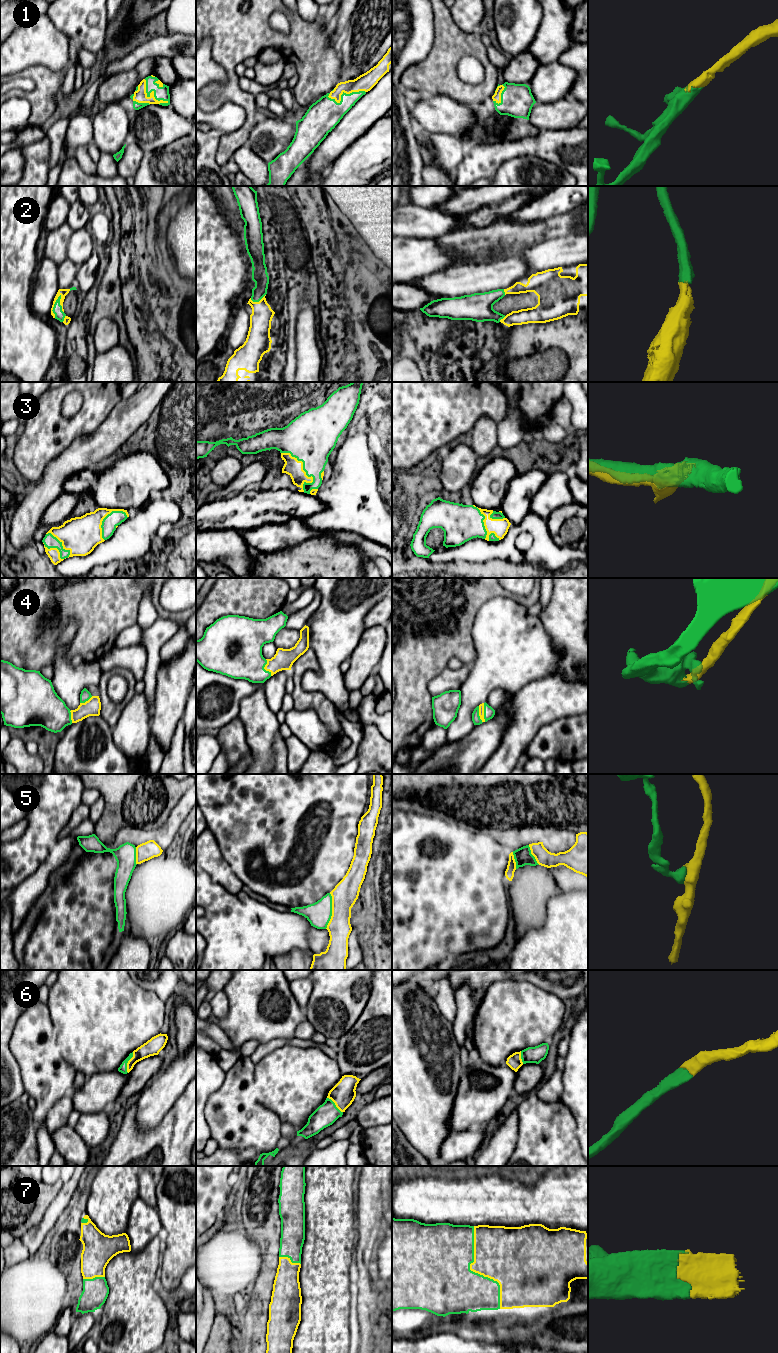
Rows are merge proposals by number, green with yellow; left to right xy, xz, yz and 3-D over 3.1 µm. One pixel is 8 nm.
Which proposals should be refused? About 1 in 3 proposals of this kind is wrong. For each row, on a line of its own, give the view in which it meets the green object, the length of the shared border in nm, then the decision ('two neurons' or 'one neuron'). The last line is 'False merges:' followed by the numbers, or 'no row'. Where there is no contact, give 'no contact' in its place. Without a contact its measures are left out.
1: xy | 280 nm | one neuron
2: xy | 200 nm | one neuron
3: xz | 380 nm | one neuron
4: xz | 140 nm | one neuron
5: xz | 300 nm | two neurons
6: xy | 180 nm | one neuron
7: yz | 700 nm | one neuron
False merges: 5

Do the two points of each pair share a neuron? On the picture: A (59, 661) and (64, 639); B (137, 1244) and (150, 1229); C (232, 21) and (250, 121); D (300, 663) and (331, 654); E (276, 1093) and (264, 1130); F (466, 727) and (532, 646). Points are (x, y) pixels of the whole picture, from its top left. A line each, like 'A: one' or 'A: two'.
A: one
B: one
C: one
D: two
E: two
F: one

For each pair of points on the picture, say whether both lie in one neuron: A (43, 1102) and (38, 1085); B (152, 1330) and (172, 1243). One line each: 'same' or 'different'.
A: same
B: different

